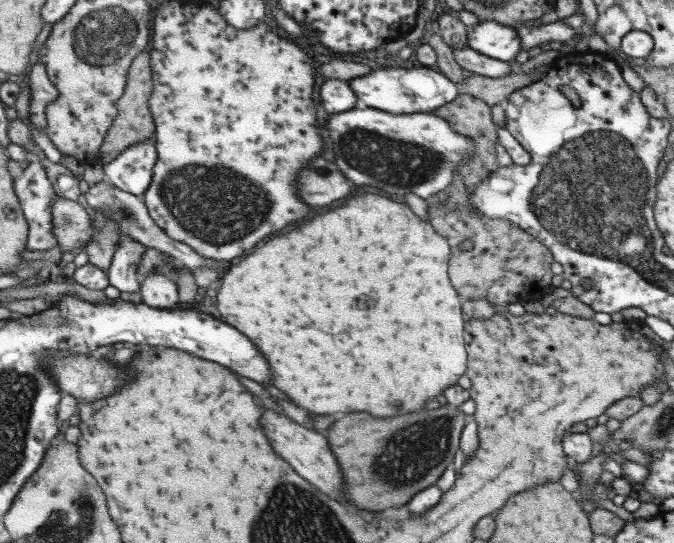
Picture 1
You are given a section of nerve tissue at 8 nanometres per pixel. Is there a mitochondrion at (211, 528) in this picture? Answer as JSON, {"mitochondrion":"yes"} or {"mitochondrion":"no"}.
{"mitochondrion":"no"}

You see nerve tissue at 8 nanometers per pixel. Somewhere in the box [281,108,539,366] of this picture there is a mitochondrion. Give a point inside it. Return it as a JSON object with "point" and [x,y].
{"point":[366,151]}

